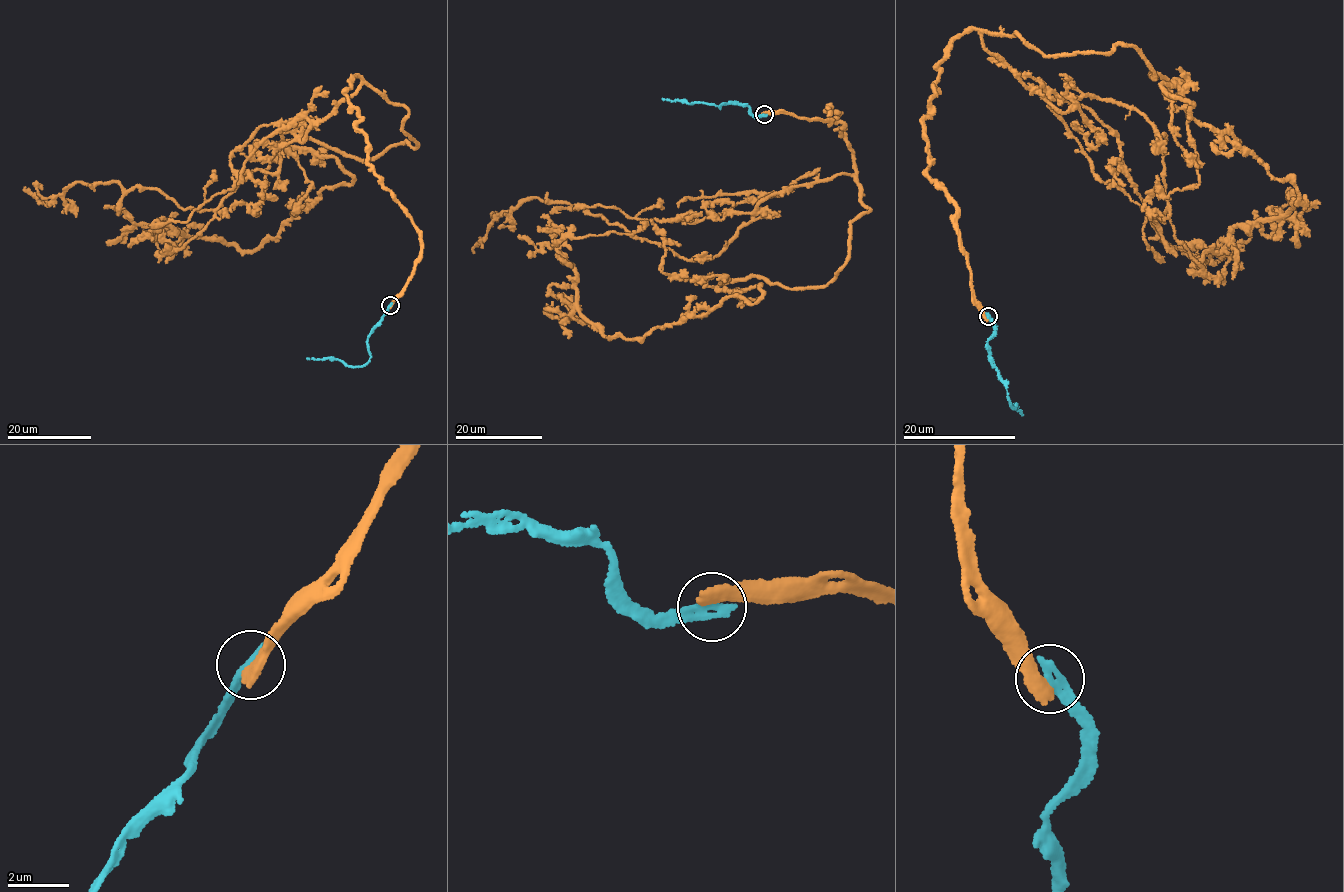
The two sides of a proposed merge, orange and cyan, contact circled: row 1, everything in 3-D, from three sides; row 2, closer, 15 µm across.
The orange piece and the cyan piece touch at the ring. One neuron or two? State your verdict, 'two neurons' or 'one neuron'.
two neurons

